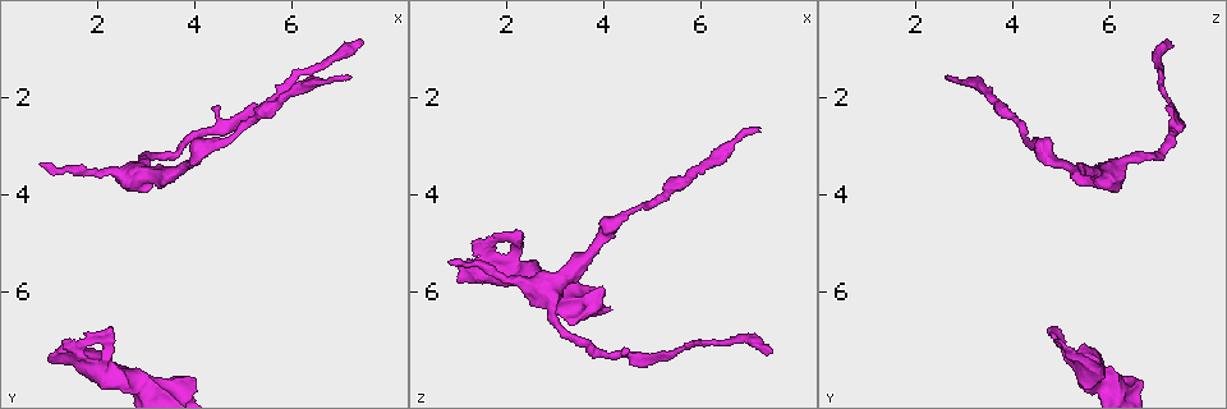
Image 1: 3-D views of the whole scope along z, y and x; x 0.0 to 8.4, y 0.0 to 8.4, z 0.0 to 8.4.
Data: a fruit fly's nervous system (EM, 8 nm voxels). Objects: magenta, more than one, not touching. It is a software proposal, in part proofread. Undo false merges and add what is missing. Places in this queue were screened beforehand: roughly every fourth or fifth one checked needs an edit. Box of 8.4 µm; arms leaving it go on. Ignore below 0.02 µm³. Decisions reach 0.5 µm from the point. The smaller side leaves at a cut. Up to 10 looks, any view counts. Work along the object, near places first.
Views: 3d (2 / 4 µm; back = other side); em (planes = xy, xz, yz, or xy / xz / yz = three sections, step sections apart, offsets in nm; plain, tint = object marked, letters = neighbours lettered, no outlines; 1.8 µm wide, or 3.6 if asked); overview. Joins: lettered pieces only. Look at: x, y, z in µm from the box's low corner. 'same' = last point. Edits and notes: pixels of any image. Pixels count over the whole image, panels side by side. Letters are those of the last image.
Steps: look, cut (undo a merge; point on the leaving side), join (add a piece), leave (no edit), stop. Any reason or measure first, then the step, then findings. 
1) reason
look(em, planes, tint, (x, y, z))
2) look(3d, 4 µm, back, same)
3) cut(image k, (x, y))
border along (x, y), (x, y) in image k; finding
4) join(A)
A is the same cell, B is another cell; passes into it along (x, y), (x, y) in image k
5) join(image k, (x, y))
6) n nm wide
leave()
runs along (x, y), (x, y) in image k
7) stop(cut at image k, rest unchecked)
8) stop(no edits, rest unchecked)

tapers out
look(3d, 2 µm, (7.15, 1.55, 2.65))

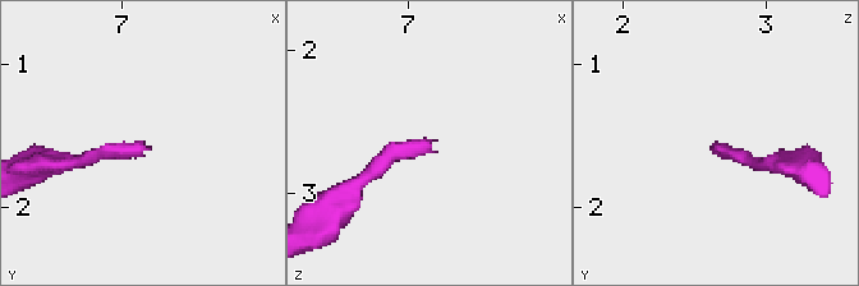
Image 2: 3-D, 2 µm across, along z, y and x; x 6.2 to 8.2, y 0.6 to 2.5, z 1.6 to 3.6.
now the EM
look(em, xz, step 8, letters, (7.18, 1.58, 2.66))

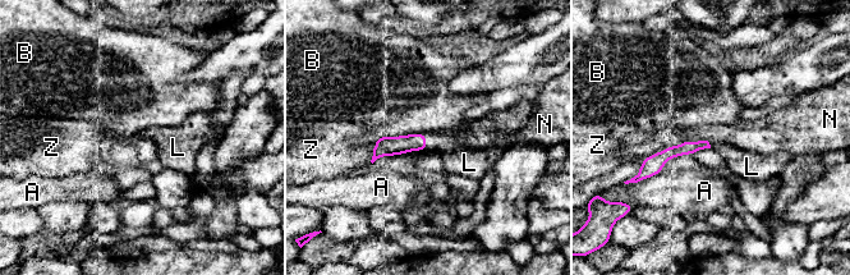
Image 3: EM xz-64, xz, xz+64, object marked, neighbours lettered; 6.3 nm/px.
look(em, planes, letters, same)

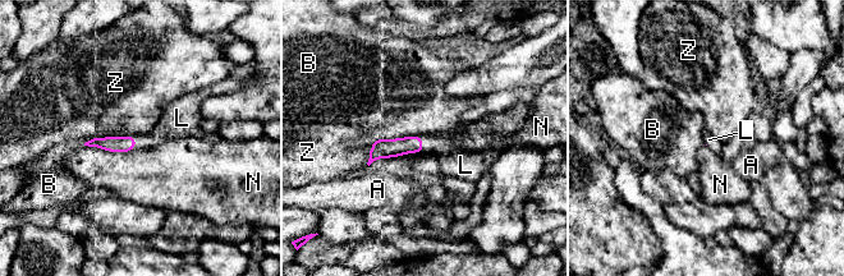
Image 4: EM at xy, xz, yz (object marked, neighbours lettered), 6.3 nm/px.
join(image 4, (453, 161))
L is the same cell, A, B, N and Z are other cells; passes into it along (388, 148), (422, 143), (453, 161) in image 4; it goes on there

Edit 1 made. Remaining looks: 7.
look(overview)

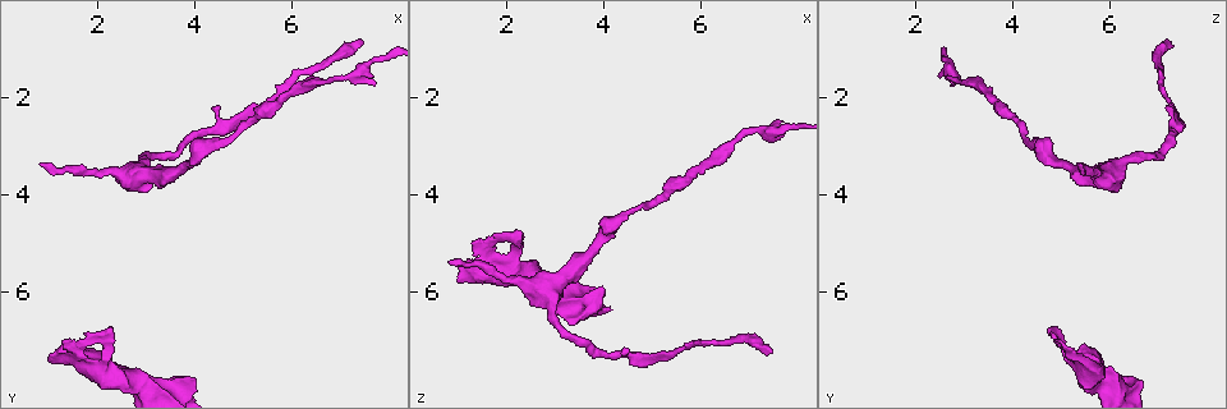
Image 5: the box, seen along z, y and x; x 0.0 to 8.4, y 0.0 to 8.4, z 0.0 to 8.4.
thin end
look(3d, 2 µm, (7.45, 0.85, 7.25))

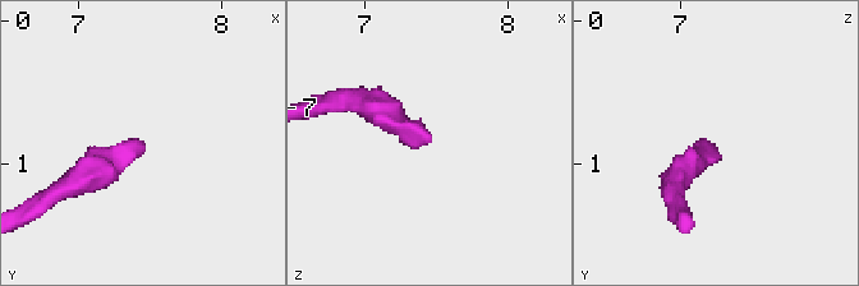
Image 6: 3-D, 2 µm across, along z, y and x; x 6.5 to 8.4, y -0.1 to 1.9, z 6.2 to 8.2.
need the tissue
look(em, xz, step 8, tint, (7.46, 0.82, 7.24))

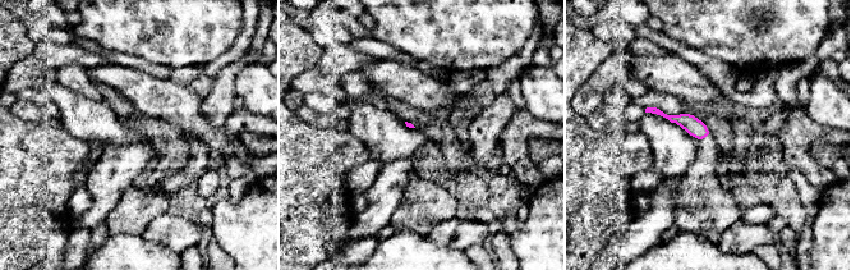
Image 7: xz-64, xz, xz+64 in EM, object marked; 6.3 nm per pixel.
another direction
look(em, planes, letters, same)

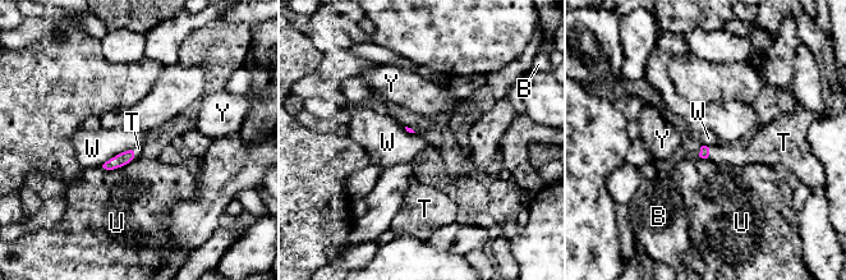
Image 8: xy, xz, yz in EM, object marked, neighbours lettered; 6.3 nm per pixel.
join(image 8, (720, 154))
T is the same cell, B, U, W and Y are other cells; passes into it along (704, 151), (708, 152), (720, 154) in image 8; the neuron continues

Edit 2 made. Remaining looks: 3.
redraw
look(overview)

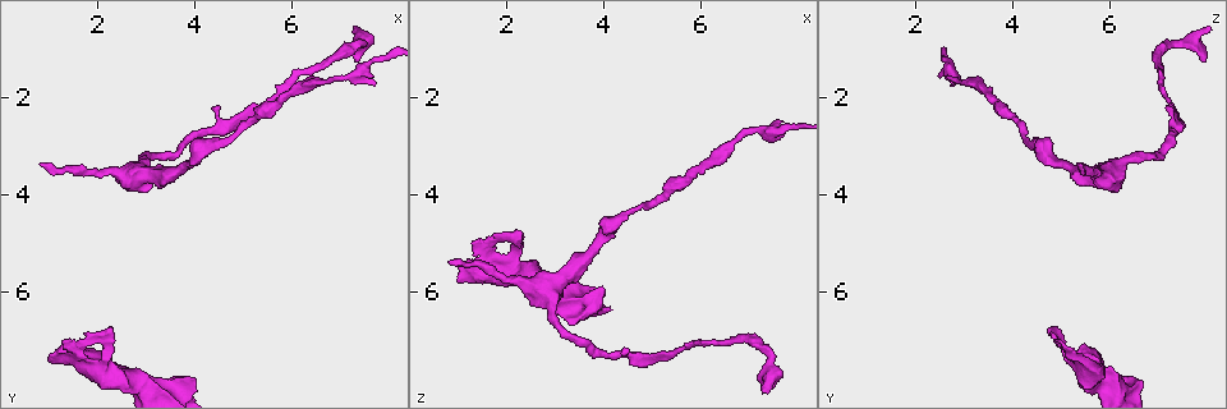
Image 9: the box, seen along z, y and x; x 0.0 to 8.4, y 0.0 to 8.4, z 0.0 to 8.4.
sudden change in width
look(em, xy, step 16, tint, (2.80, 3.65, 6.00))

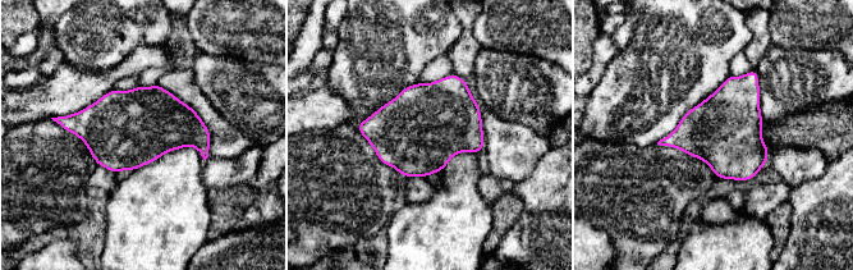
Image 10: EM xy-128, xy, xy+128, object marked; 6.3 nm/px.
look(em, planes, letters, same)

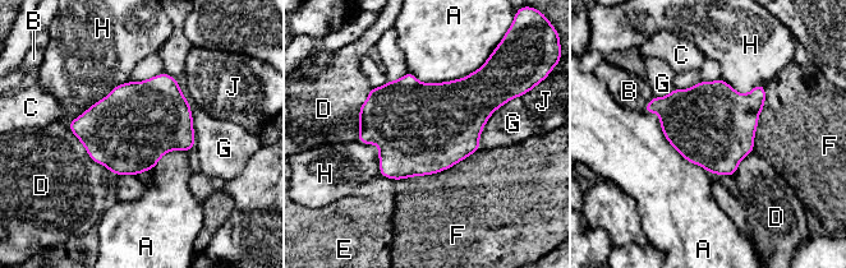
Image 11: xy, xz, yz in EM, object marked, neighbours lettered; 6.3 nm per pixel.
F touches over 600 nm
leave()
A, B, C, D, E, F, G, H and J are other cells; one neuron here

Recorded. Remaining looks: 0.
stop(join at image 4, join at image 8, rest unchecked)

